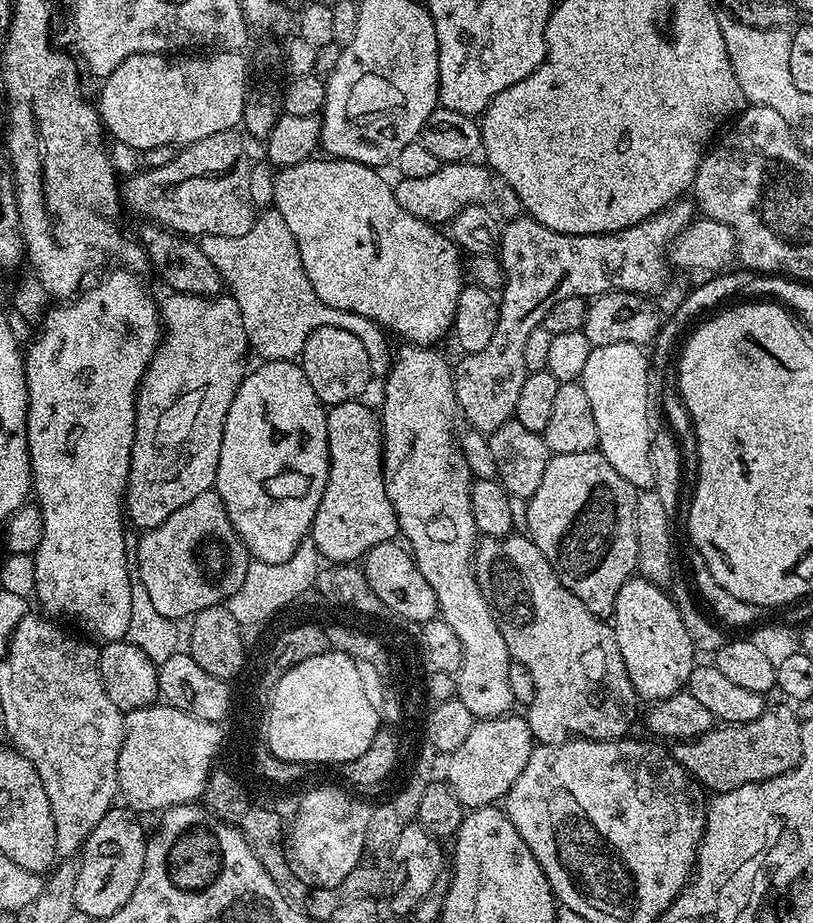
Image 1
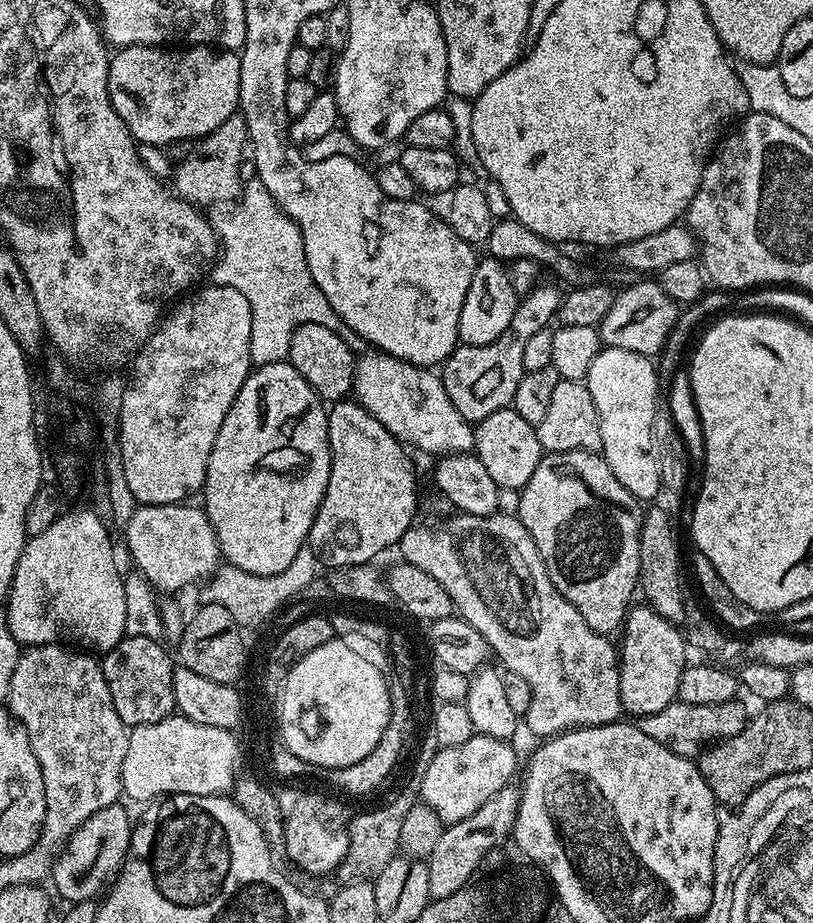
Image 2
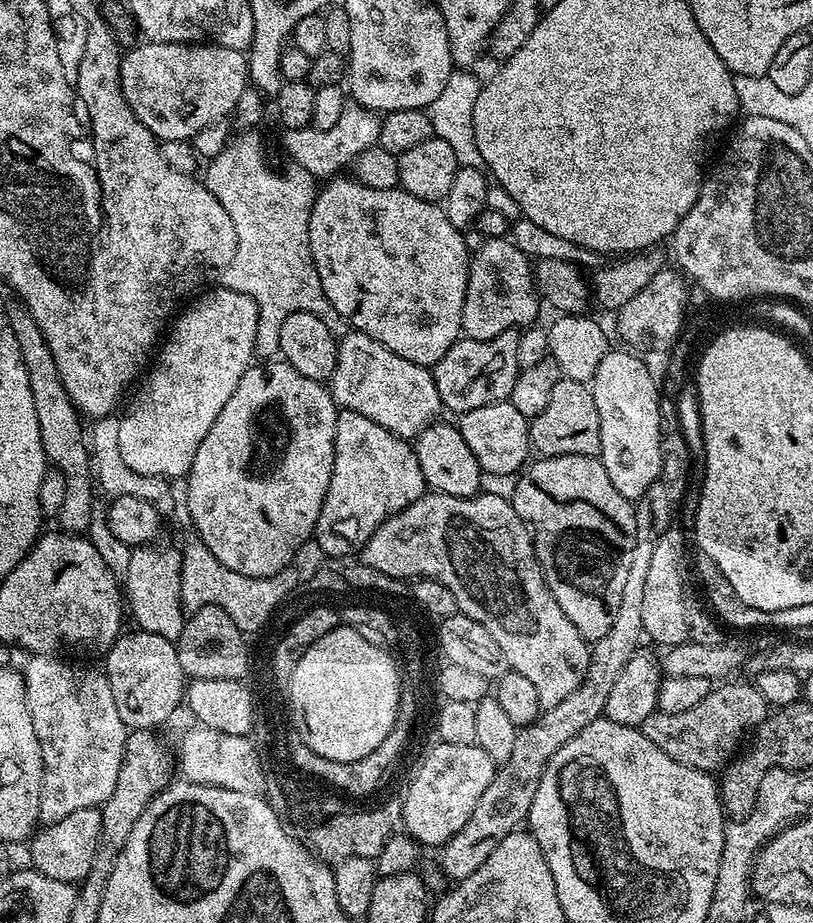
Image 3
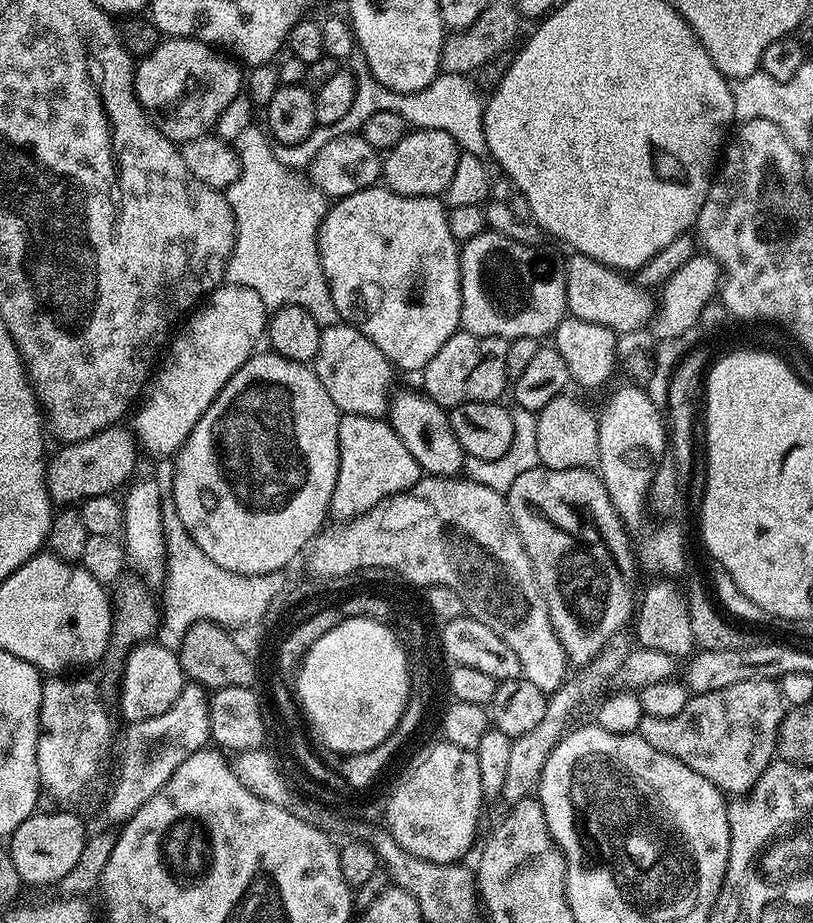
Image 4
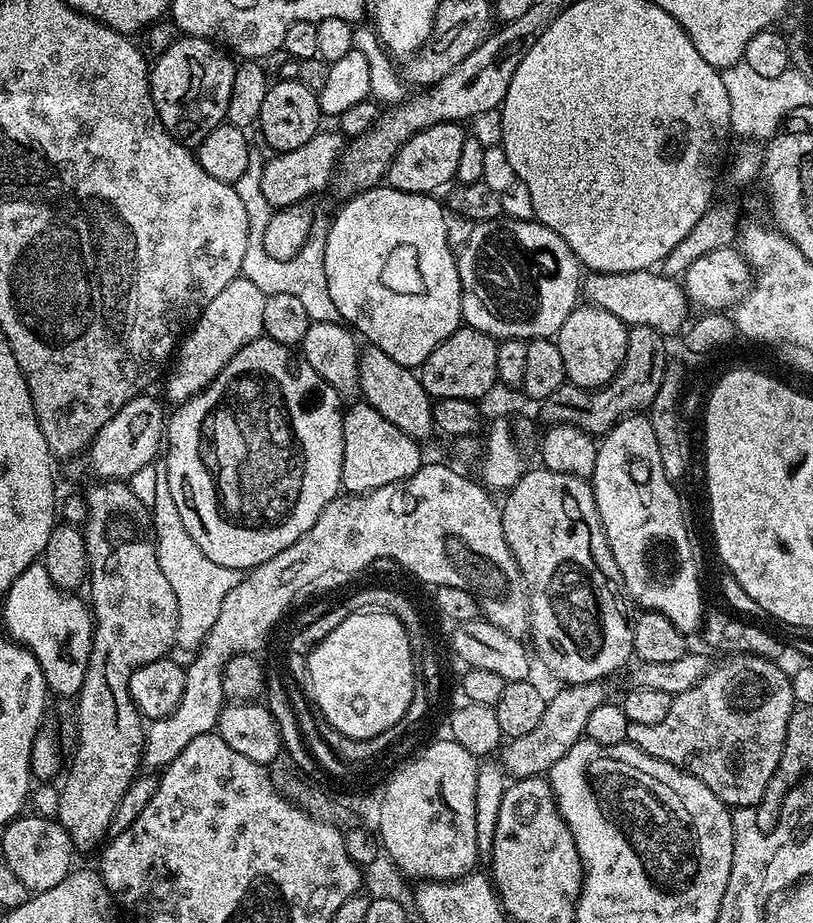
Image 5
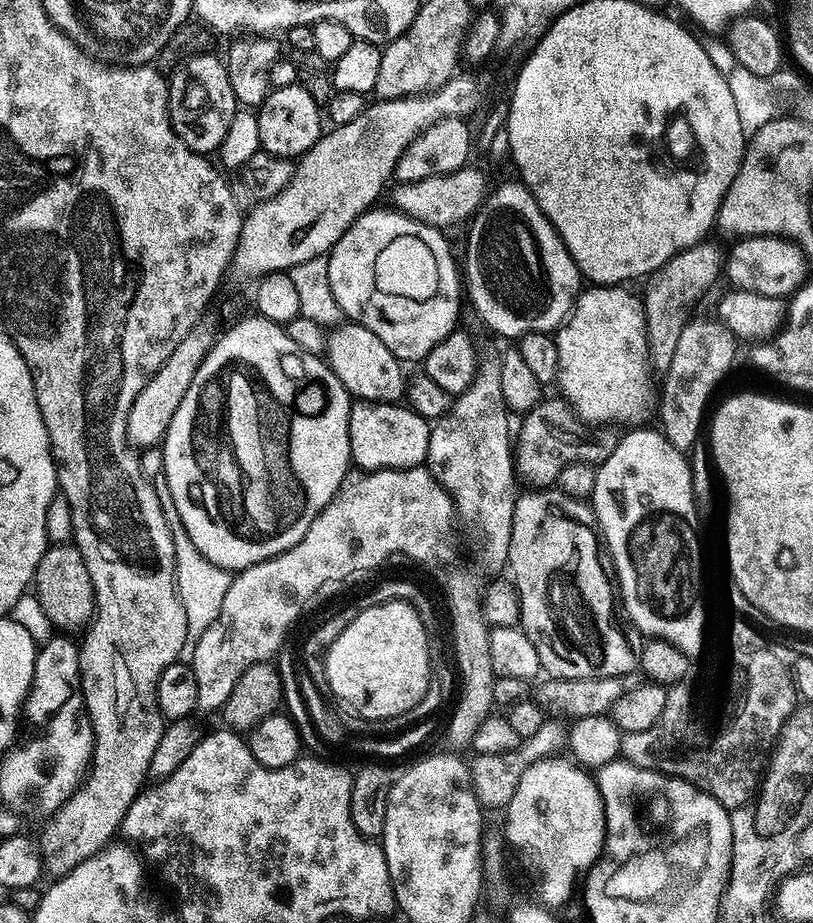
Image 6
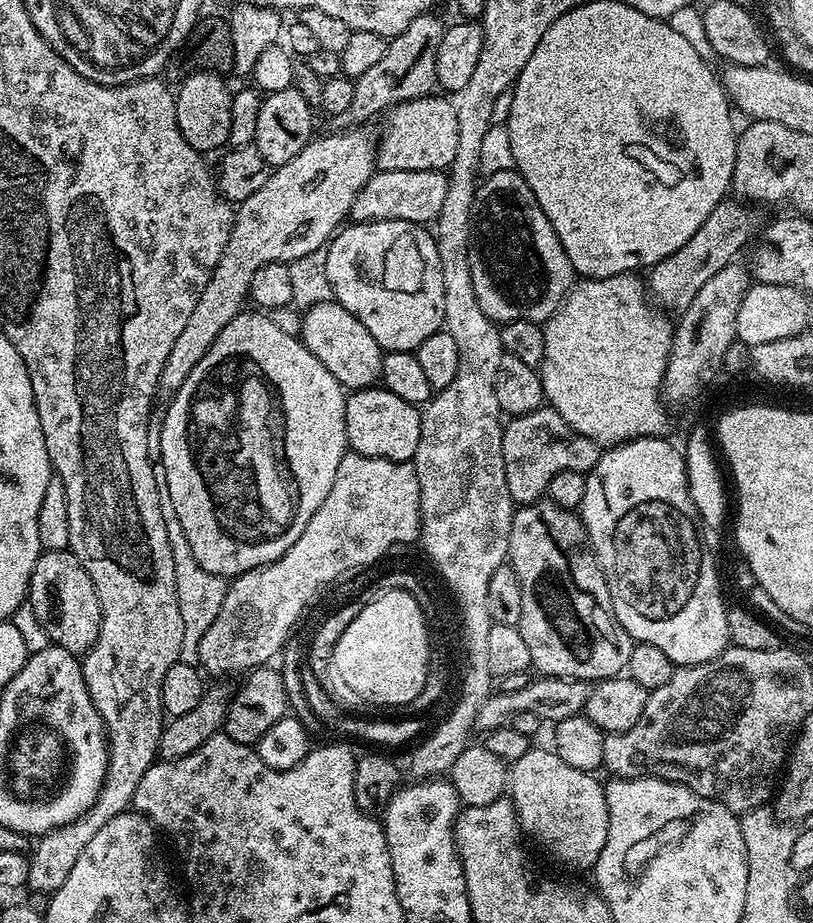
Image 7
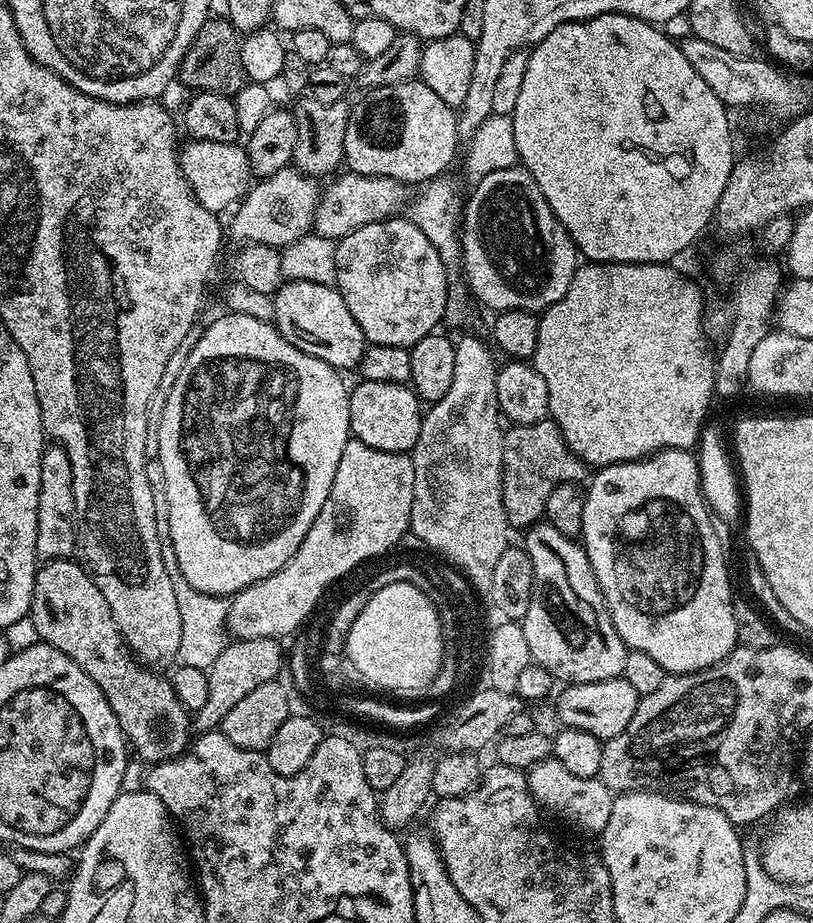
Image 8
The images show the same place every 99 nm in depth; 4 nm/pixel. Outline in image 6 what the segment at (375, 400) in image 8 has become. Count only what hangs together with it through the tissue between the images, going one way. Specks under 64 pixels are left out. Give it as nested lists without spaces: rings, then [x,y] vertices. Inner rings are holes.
[[[371,400],[353,403],[350,410],[350,454],[352,464],[366,472],[384,468],[419,468],[428,459],[429,421],[401,403],[377,404]],[[404,407],[404,408],[402,408]]]

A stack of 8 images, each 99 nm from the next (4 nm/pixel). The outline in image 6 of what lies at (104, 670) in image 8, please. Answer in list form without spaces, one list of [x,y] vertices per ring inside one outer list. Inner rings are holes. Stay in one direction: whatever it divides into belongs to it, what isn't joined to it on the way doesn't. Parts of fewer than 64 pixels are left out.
[[[75,543],[52,544],[42,554],[42,558],[36,567],[36,579],[34,581],[34,592],[36,588],[36,600],[44,611],[44,616],[52,624],[57,624],[57,629],[76,628],[87,625],[91,621],[96,610],[96,592],[90,582],[90,570],[86,570],[86,562],[82,554],[77,550]]]

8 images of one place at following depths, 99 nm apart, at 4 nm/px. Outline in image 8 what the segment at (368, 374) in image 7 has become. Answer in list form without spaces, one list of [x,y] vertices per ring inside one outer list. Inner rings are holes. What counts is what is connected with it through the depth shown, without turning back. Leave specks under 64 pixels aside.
[[[290,280],[281,284],[274,293],[272,305],[274,327],[282,334],[282,338],[286,338],[286,342],[337,370],[359,369],[366,341],[339,288],[331,284]]]

